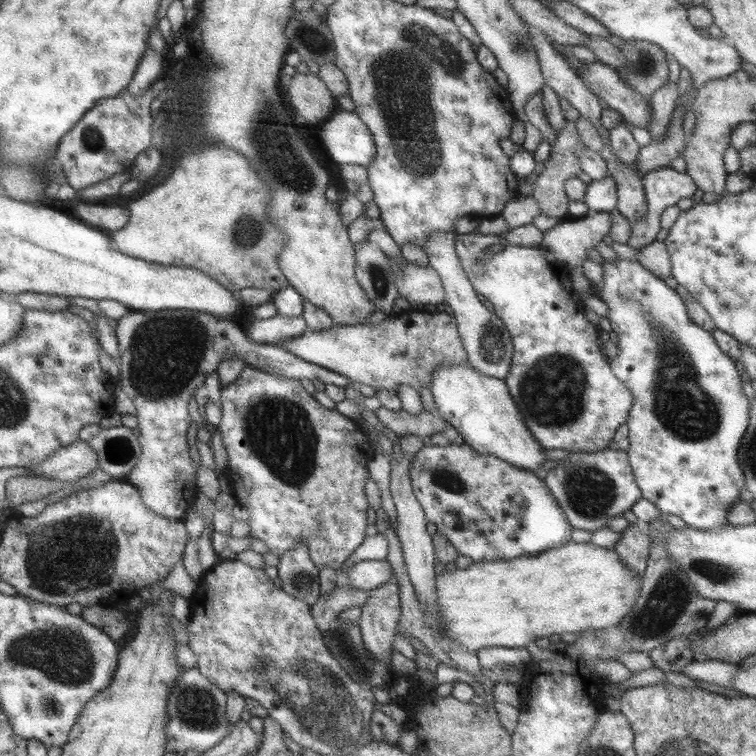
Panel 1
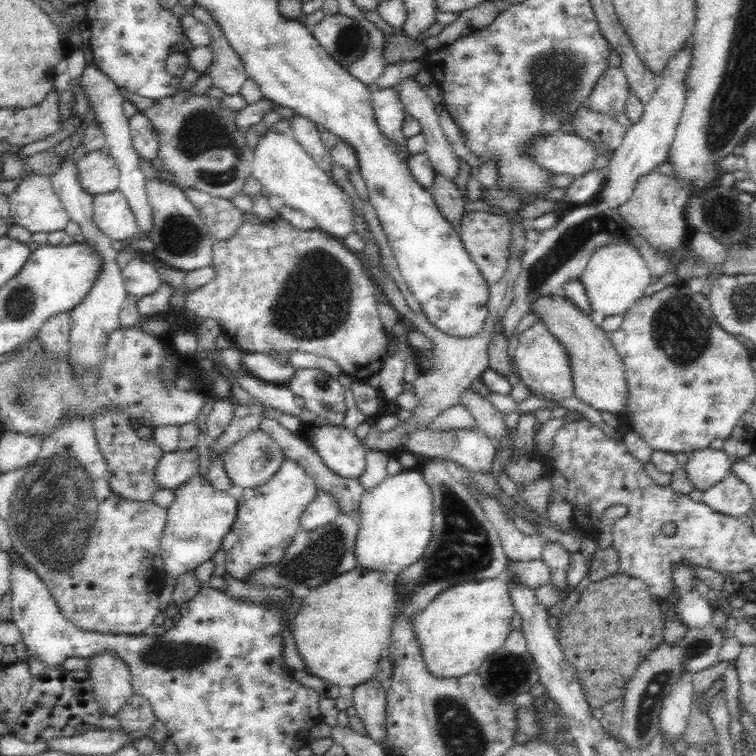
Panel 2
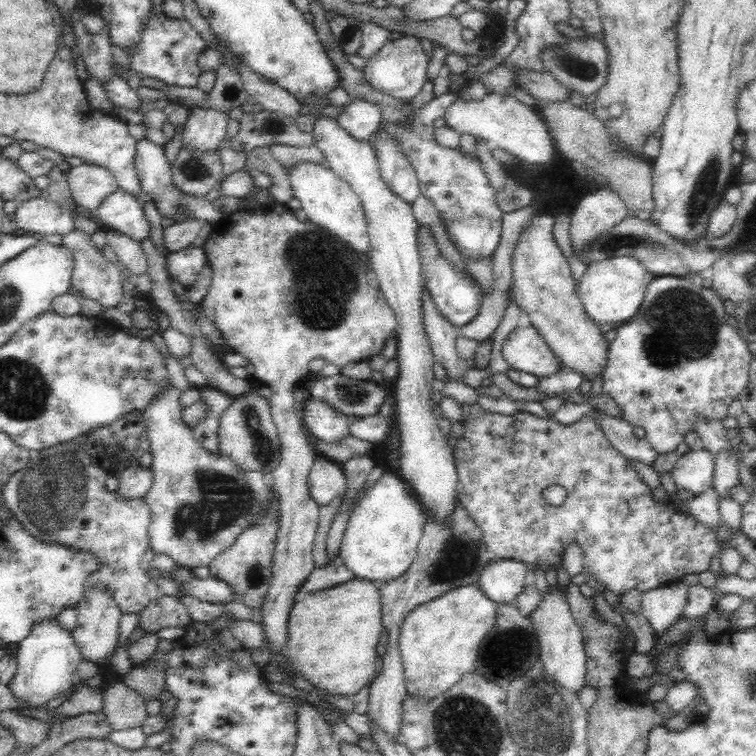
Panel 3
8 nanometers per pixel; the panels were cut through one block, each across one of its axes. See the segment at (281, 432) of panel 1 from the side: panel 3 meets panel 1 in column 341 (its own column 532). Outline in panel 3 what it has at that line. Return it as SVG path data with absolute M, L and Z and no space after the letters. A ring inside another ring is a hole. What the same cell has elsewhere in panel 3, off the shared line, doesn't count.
M463 404L462 416L464 422L464 433L457 438L455 446L455 463L458 477L458 489L456 492L457 500L464 507L464 510L470 515L470 518L478 525L482 531L482 540L487 544L487 550L492 554L494 559L514 559L528 565L532 570L535 566L540 566L542 570L548 568L558 568L563 563L564 549L572 543L579 544L583 550L583 573L588 576L597 578L605 588L612 590L616 594L624 594L628 590L638 590L646 592L662 585L672 583L674 580L682 578L685 574L700 573L708 570L711 559L718 555L720 556L722 541L728 541L731 544L731 538L736 531L731 530L725 525L718 526L718 530L713 530L709 526L704 526L699 523L692 515L683 515L678 511L678 508L672 507L671 501L662 502L654 499L652 489L646 485L638 473L633 469L632 460L620 454L612 443L607 439L607 436L598 427L598 424L591 418L590 415L582 416L580 420L574 424L564 425L554 422L552 419L533 416L530 412L516 412L510 416L502 414L492 414L486 412L479 407L479 404ZM553 484L564 486L567 490L567 498L560 506L550 505L542 497L542 490Z

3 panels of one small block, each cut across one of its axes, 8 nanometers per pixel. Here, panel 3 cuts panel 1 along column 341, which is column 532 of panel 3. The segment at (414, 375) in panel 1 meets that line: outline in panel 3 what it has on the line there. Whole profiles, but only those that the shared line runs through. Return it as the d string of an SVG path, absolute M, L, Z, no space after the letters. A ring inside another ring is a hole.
M516 328L502 344L502 353L510 369L546 377L560 370L558 358L536 328Z

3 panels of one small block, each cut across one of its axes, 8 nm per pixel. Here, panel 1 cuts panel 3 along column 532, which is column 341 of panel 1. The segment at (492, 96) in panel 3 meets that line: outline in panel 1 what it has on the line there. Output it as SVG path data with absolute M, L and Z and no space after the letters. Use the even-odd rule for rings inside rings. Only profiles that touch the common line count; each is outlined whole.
M338 106L328 120L318 126L325 150L340 164L368 166L377 153L373 134L354 112Z

